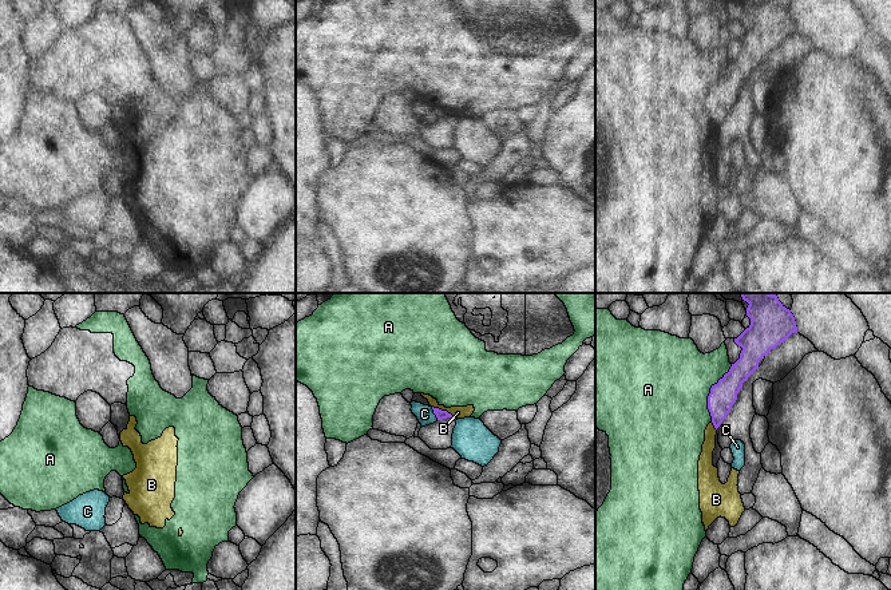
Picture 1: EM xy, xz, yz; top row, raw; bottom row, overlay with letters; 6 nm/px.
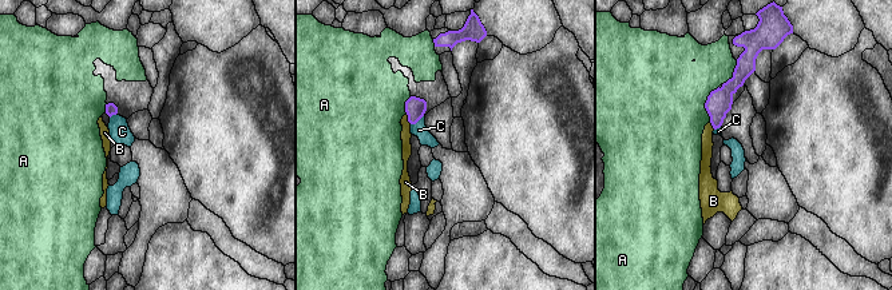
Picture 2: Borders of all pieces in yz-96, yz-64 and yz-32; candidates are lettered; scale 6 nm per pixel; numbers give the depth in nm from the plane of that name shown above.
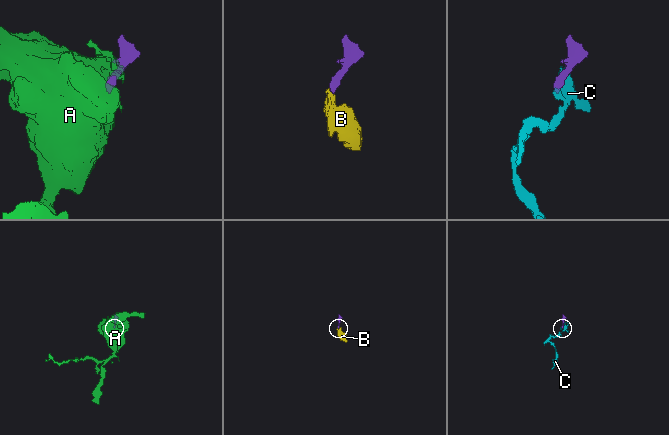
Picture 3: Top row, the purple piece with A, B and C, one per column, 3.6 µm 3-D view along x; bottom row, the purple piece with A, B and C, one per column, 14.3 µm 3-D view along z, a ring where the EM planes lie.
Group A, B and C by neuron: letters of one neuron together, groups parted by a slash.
A B / C

